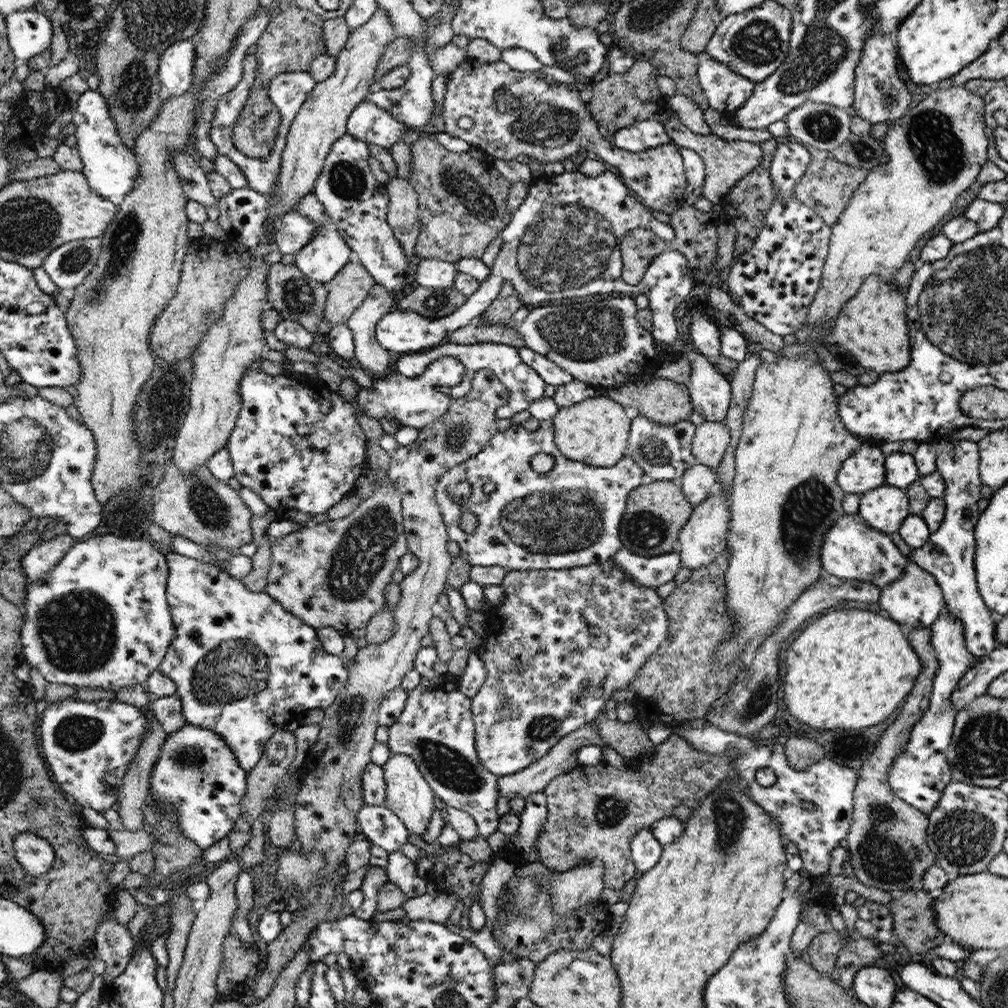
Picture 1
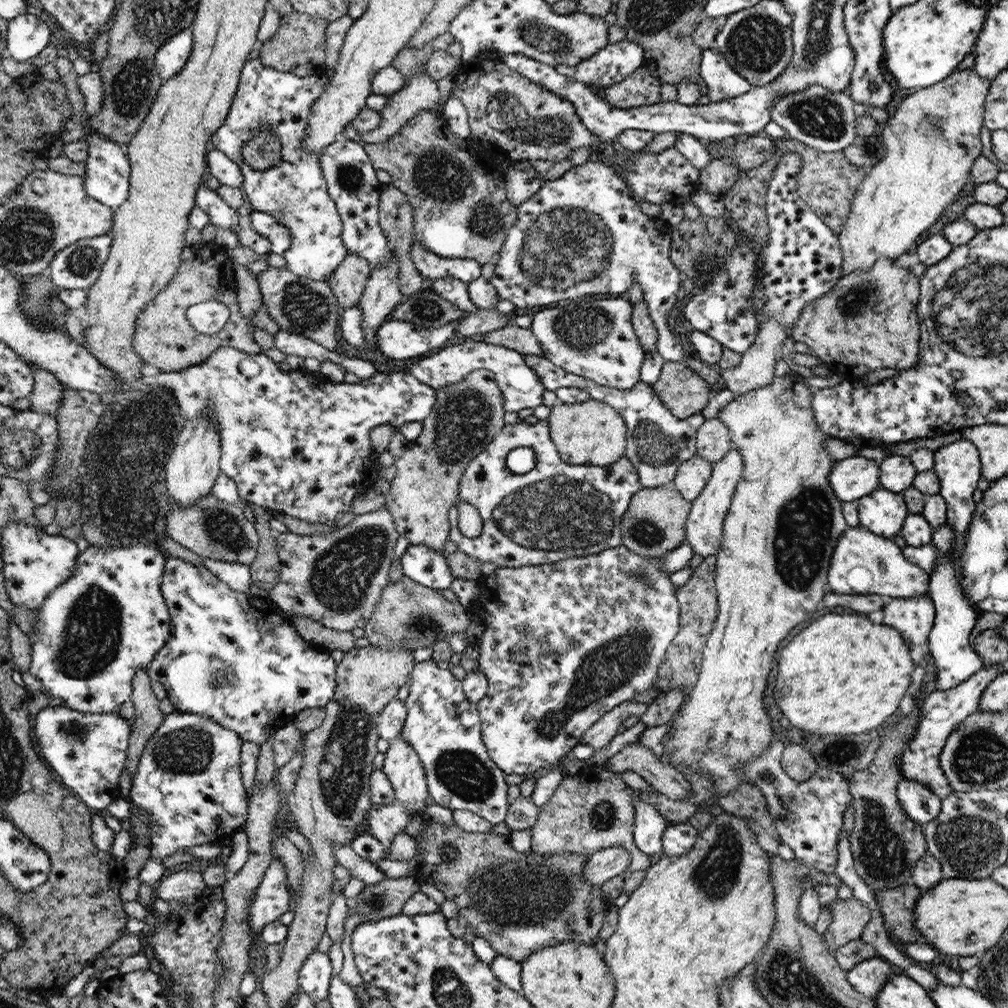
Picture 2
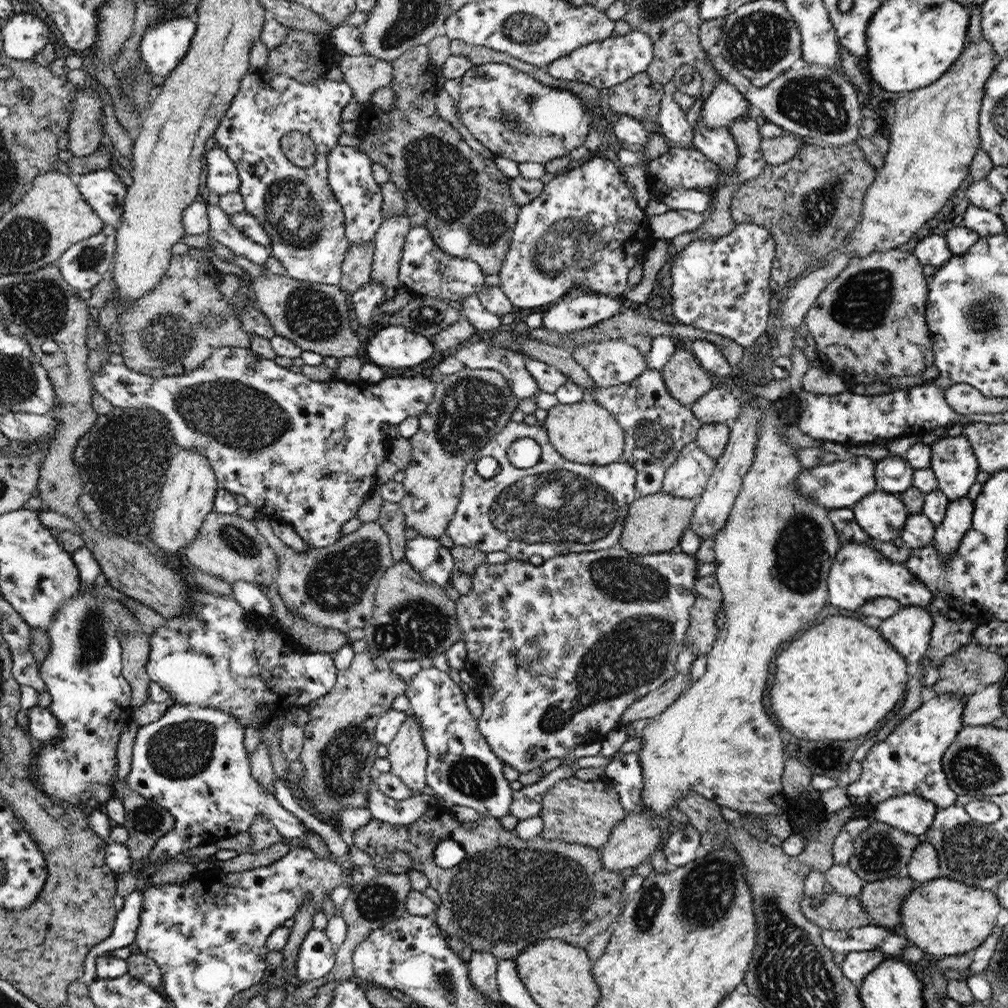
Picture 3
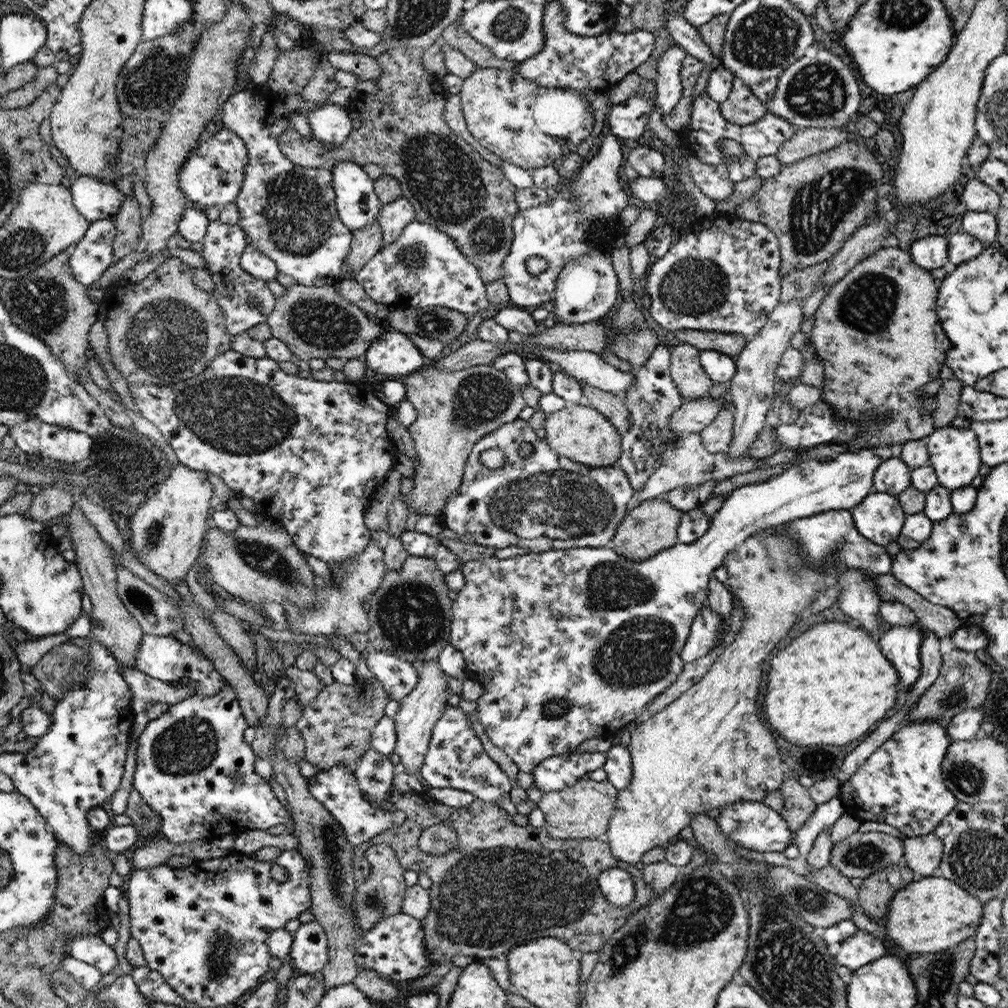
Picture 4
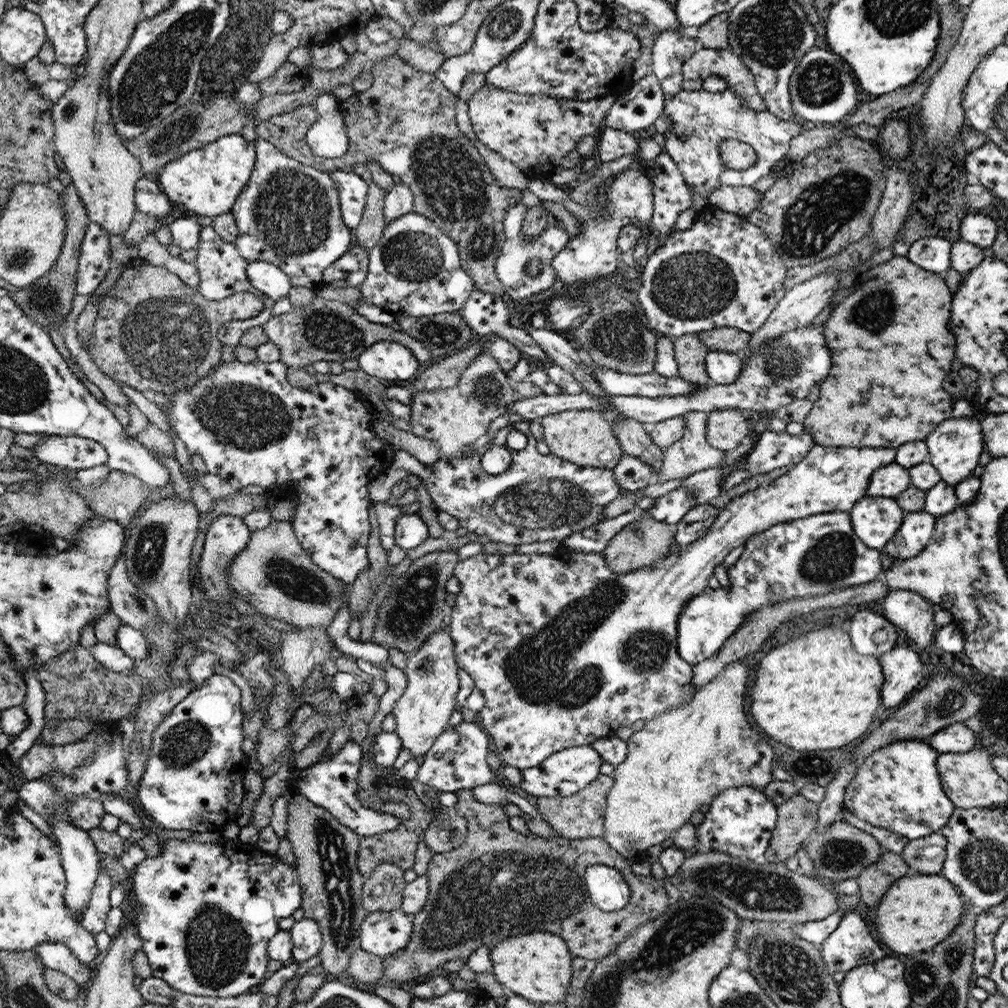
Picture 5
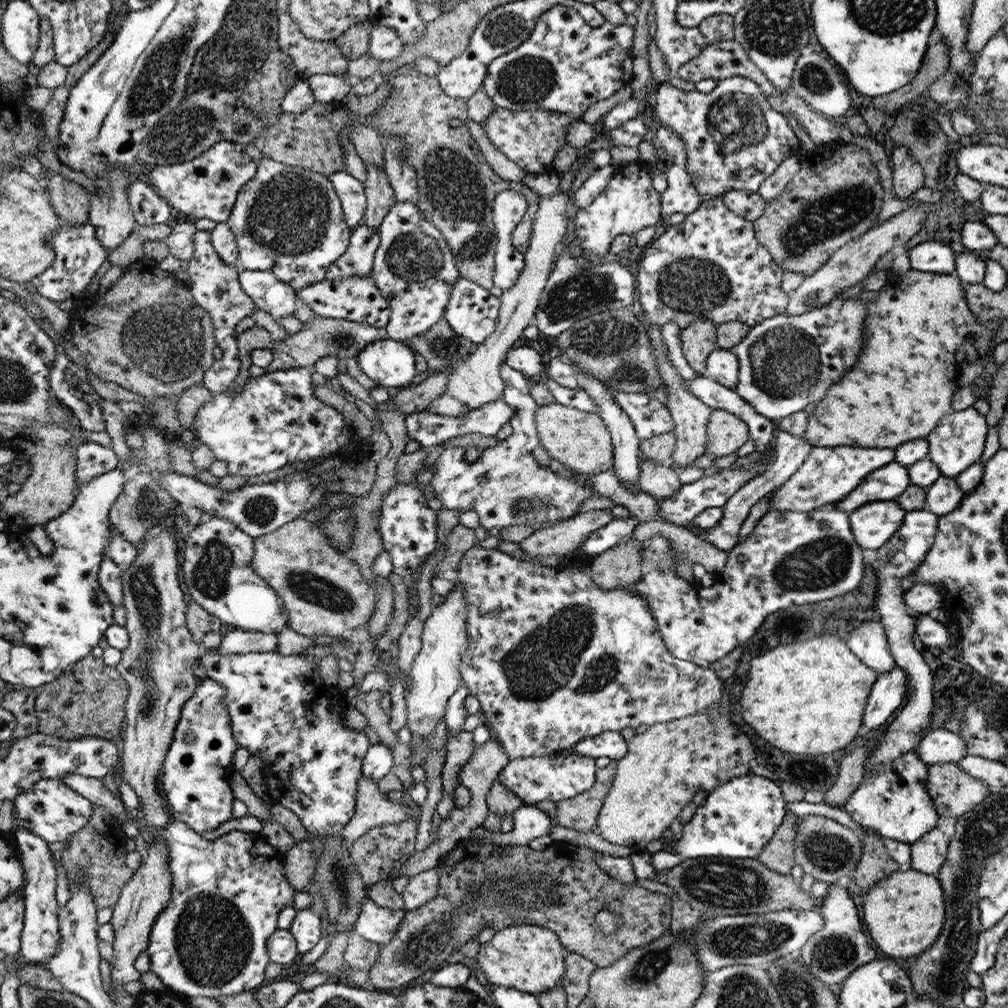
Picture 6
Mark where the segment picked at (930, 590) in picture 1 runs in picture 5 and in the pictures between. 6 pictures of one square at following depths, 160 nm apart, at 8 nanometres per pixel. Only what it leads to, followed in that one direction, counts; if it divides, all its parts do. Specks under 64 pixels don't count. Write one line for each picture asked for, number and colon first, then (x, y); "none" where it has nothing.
2: (913, 617)
3: (909, 631)
4: (900, 644)
5: (904, 672)

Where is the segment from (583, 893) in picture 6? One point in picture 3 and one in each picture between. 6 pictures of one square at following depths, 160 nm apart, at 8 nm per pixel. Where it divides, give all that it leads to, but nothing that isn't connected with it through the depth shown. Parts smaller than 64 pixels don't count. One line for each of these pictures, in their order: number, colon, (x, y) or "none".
3: (505, 895)
4: (504, 885)
5: (498, 884)

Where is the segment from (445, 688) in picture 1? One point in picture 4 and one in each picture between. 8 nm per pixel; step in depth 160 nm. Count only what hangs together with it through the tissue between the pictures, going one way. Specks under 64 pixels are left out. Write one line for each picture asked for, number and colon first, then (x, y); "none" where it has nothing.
2: (443, 726)
3: (462, 770)
4: (455, 758)

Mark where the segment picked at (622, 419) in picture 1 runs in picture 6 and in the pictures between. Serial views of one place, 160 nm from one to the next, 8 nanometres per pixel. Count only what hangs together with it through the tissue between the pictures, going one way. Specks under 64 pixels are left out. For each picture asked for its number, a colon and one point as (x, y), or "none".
2: (588, 433)
3: (585, 432)
4: (579, 432)
5: (584, 437)
6: (580, 440)

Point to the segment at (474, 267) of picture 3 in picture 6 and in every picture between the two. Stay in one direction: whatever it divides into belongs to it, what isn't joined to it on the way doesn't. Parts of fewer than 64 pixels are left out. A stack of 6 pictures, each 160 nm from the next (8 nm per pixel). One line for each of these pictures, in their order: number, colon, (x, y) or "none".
4: (423, 268)
5: (414, 270)
6: (414, 268)

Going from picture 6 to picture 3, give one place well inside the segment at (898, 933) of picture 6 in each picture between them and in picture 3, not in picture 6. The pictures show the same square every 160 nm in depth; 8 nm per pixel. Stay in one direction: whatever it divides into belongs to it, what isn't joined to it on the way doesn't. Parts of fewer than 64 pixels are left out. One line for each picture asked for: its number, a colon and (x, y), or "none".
3: (943, 917)
4: (929, 914)
5: (919, 911)

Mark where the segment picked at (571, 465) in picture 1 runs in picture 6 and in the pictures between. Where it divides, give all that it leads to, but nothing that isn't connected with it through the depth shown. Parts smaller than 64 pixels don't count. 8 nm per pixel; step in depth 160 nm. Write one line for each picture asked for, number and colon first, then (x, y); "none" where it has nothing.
2: (557, 511)
3: (557, 506)
4: (545, 501)
5: (539, 498)
6: (506, 487)

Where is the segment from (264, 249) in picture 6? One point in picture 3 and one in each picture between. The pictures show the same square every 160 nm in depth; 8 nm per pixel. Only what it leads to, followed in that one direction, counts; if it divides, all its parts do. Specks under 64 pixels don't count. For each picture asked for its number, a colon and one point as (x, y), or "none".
3: (296, 206)
4: (288, 212)
5: (288, 215)

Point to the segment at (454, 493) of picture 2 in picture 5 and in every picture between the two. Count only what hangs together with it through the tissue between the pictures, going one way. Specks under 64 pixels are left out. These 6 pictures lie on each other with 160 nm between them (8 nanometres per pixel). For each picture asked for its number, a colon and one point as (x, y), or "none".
3: (469, 407)
4: (455, 410)
5: (459, 416)

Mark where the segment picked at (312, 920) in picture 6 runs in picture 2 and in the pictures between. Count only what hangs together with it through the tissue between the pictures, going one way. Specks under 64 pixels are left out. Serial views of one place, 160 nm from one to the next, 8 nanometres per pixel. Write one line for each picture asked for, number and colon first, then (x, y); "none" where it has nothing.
2: (316, 974)
3: (316, 956)
4: (309, 952)
5: (306, 940)

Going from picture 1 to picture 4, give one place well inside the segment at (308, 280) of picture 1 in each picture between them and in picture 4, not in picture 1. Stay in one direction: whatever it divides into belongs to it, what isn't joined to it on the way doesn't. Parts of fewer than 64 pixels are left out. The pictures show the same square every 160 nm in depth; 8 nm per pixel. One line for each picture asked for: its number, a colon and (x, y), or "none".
2: (298, 305)
3: (315, 316)
4: (314, 322)

